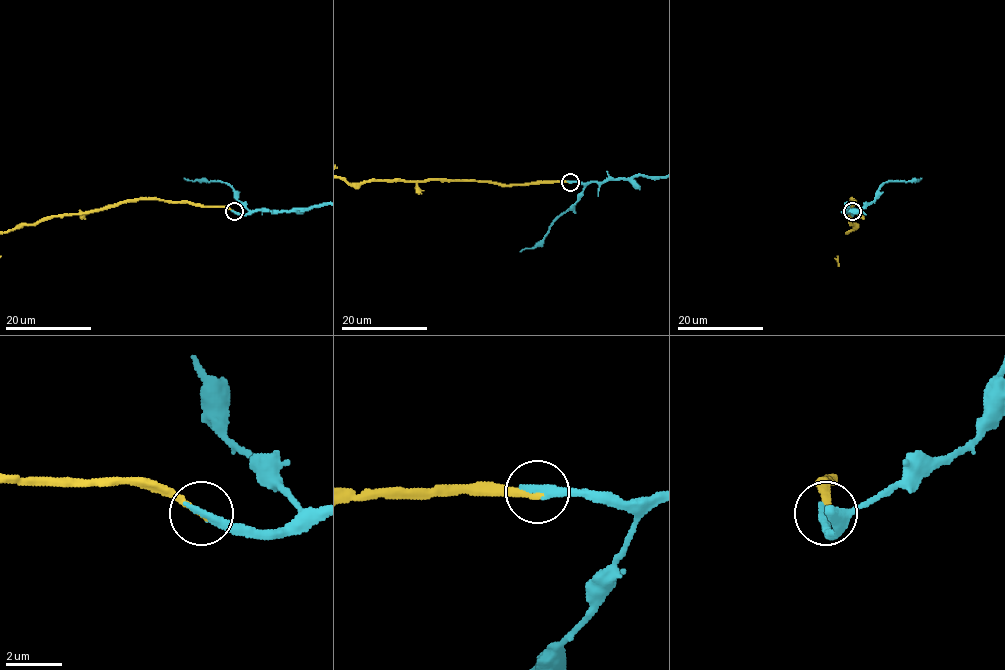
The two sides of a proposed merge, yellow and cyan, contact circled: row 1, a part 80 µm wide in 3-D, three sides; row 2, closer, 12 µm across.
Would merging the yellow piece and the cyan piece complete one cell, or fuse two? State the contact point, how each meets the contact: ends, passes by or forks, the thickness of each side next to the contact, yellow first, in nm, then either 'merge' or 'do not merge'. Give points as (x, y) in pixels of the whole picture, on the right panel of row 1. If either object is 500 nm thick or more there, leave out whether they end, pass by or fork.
place (852, 211); yellow ends; cyan ends; calibres 240 and 340 nm; merge

